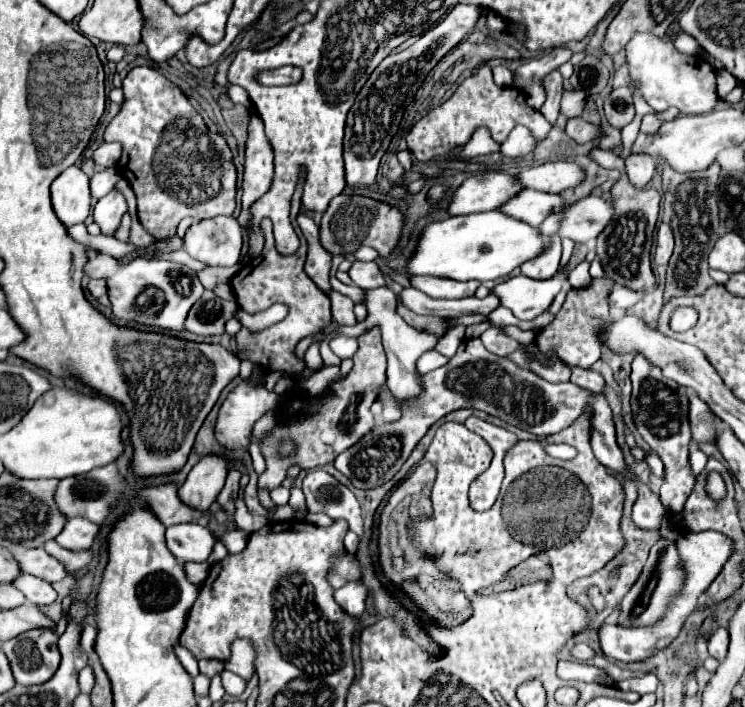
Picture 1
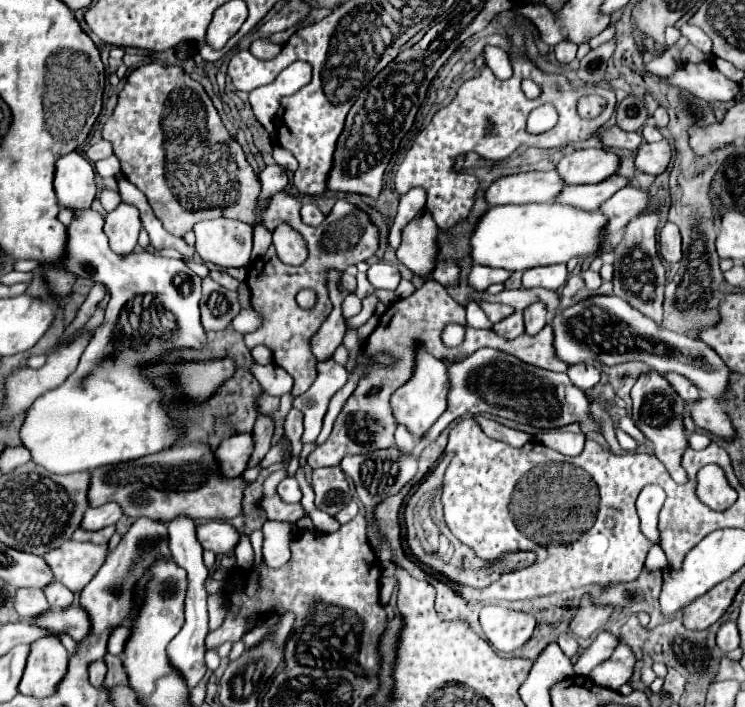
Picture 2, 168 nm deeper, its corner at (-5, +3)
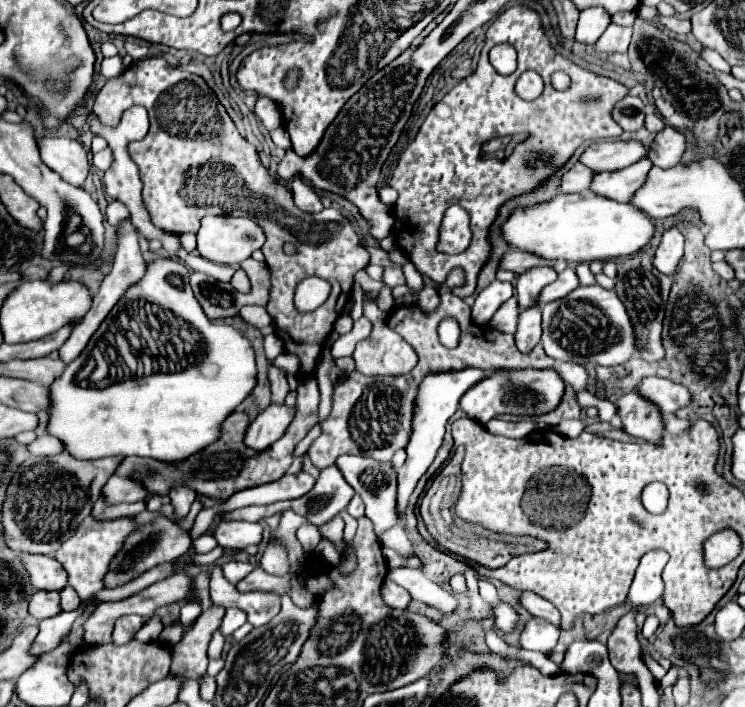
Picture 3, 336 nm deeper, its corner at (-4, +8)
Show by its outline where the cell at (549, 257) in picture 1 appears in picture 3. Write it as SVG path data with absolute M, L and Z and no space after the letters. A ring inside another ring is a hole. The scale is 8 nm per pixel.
M533 268L519 276L517 280L517 298L519 308L531 308L539 302L539 292L557 280L557 272L553 268Z

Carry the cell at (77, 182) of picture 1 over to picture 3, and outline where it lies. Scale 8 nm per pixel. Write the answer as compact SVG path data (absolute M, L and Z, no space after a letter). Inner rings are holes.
M49 136L39 140L39 150L43 162L55 170L65 182L73 186L83 186L89 174L87 150L71 138L65 136Z

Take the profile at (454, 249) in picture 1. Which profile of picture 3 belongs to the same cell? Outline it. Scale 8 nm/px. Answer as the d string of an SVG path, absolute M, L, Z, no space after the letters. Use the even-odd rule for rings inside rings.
M585 192L585 194L559 194L547 204L515 210L507 220L507 224L503 226L503 234L507 242L519 250L529 250L543 258L561 258L579 264L579 262L593 262L593 260L601 260L601 262L619 260L619 258L623 260L643 250L655 236L655 224L653 218L649 218L643 210L635 208L633 204L621 204L605 196L595 196L595 192Z

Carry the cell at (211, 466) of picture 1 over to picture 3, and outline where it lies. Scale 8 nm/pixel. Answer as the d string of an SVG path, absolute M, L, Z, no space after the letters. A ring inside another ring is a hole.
M287 404L267 406L247 428L245 444L253 450L269 448L275 440L279 440L279 436L283 436L293 418L295 418L295 406Z

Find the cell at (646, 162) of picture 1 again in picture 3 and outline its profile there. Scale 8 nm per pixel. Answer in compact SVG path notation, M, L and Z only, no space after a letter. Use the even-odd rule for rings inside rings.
M665 126L655 136L647 158L659 168L671 168L671 166L681 162L681 156L685 152L685 148L687 148L685 136L679 130L671 128L671 126Z

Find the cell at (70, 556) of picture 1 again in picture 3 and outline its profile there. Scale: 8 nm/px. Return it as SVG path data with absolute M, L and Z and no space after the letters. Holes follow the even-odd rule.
M101 494L99 500L93 506L93 516L99 520L111 520L111 518L119 518L119 516L129 516L129 514L137 514L143 512L147 508L145 502L131 502L131 504L107 504L105 496Z

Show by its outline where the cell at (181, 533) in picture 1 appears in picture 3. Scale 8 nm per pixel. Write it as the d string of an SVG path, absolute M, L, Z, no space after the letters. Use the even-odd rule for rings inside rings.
M219 522L213 530L219 546L227 550L245 550L247 546L257 546L263 538L263 526L261 524L251 524L251 522Z

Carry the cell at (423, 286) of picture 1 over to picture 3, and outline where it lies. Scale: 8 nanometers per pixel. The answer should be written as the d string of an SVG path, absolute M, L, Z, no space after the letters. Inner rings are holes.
M509 252L503 262L501 268L503 270L513 270L515 274L523 274L535 266L553 266L555 260L543 260L541 256L535 256L533 252Z

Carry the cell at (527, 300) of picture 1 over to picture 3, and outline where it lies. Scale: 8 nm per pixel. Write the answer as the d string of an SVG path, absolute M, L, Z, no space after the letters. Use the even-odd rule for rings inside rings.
M533 306L533 308L523 310L519 316L515 344L517 344L519 352L527 354L527 352L531 352L531 348L535 348L539 344L539 338L541 338L541 310L539 310L539 306Z

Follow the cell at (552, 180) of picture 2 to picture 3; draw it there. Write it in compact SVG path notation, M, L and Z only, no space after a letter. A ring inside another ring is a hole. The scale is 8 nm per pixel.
M575 164L561 180L561 192L585 192L591 186L595 172L583 164Z

